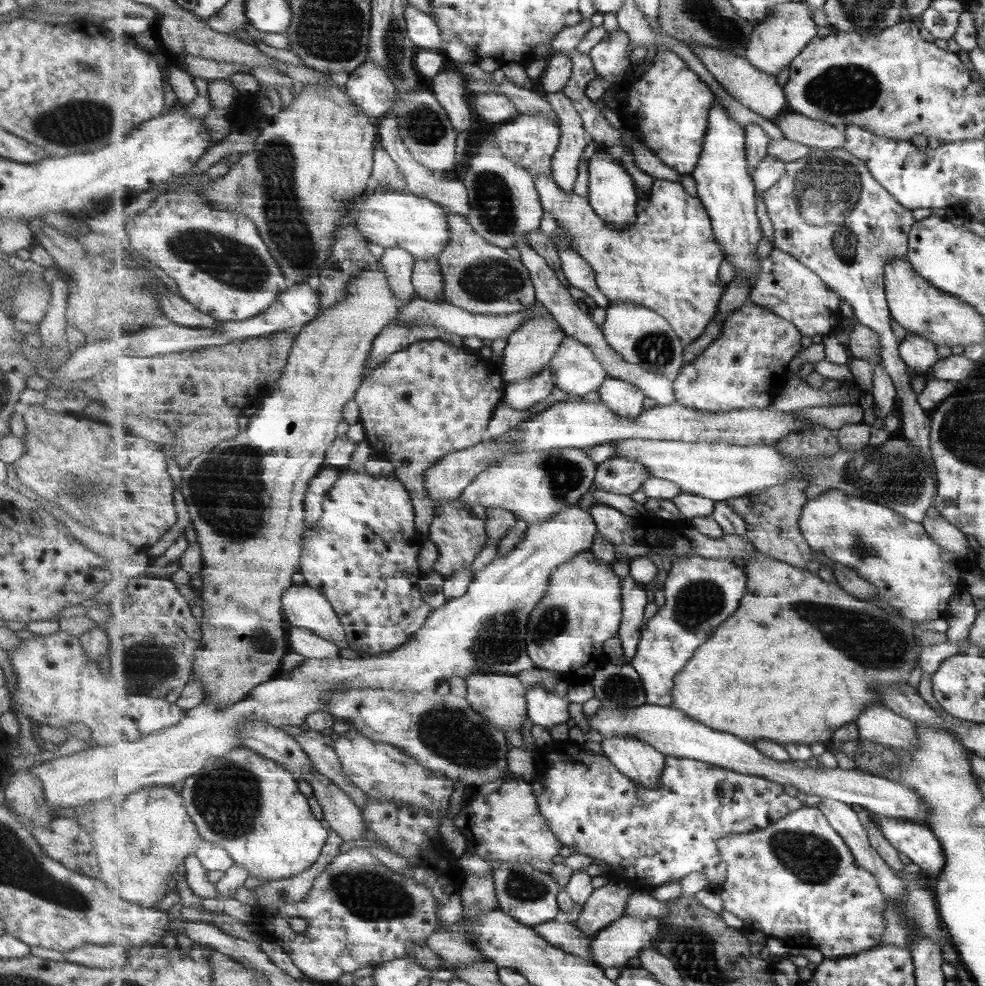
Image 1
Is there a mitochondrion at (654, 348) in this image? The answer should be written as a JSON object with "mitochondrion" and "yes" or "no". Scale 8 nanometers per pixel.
{"mitochondrion":"yes"}

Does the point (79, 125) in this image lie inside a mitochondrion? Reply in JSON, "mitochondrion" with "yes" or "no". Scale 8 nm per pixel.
{"mitochondrion":"yes"}

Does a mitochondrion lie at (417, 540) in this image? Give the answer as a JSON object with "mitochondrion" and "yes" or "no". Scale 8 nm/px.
{"mitochondrion":"no"}

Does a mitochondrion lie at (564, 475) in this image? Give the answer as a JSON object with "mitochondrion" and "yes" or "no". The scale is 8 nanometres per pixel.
{"mitochondrion":"yes"}

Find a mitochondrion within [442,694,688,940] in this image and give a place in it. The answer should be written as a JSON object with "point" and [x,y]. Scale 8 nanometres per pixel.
{"point":[521,887]}

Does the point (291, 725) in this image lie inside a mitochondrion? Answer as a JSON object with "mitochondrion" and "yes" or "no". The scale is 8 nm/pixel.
{"mitochondrion":"no"}

